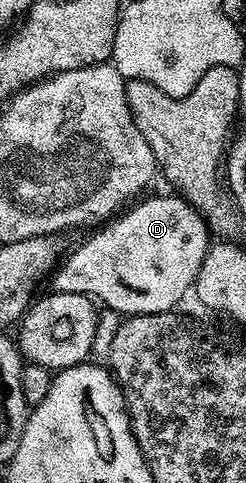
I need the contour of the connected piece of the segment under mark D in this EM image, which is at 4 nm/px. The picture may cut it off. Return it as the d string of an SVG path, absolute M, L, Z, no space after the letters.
M177 195L169 196L139 200L121 215L107 220L99 228L103 228L99 233L80 242L71 253L69 250L59 260L54 266L54 272L49 274L49 288L56 293L84 295L123 315L169 313L177 310L181 306L178 304L181 303L182 296L191 292L194 280L198 278L200 263L204 263L204 255L212 244L212 234L206 227L206 220L188 202Z

